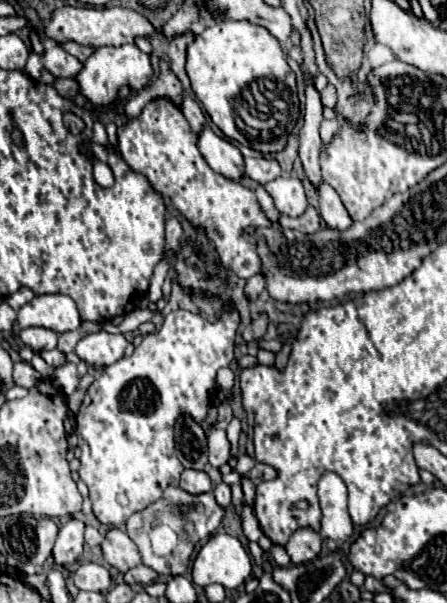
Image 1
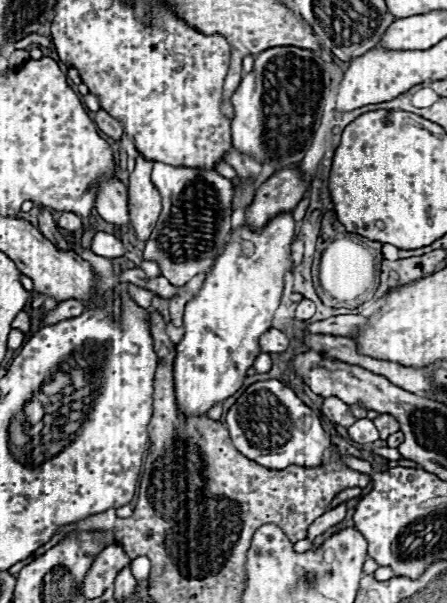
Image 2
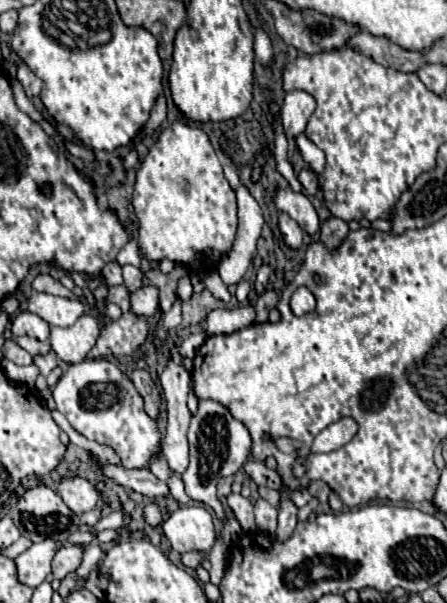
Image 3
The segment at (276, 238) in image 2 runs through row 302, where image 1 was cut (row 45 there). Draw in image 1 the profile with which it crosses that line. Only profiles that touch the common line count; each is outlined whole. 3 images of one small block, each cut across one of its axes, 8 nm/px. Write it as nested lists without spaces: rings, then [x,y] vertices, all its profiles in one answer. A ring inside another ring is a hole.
[[[218,20],[206,26],[186,48],[186,72],[196,98],[224,136],[262,154],[272,154],[286,146],[288,134],[300,118],[300,102],[296,80],[286,80],[292,74],[286,56],[266,28],[246,20]]]

